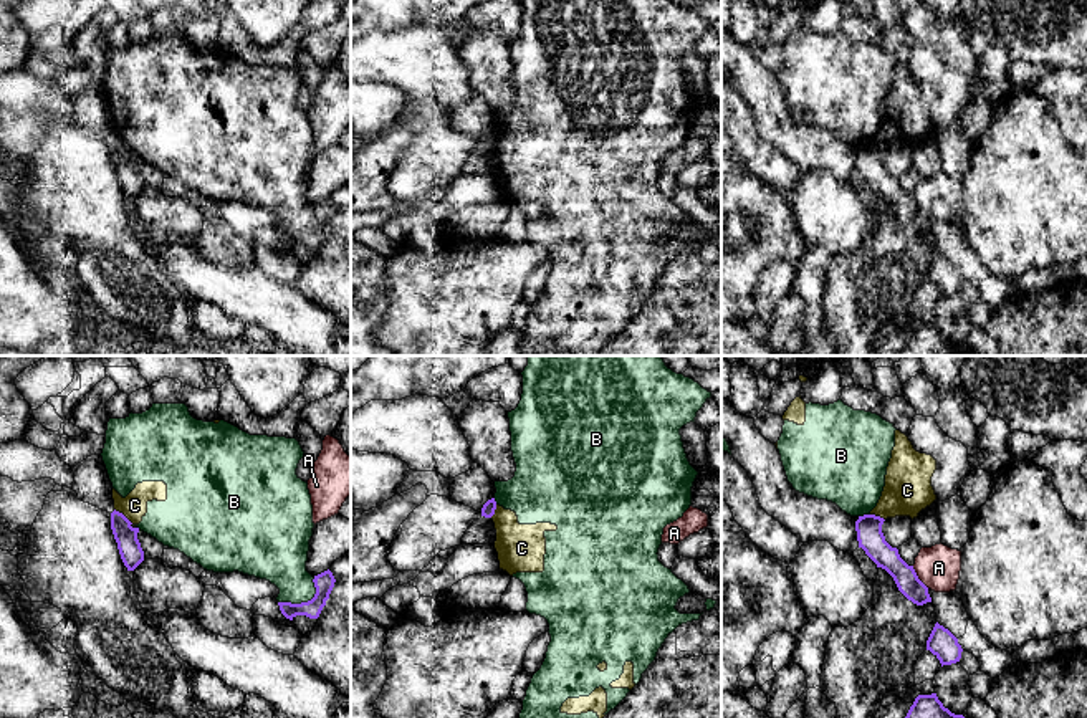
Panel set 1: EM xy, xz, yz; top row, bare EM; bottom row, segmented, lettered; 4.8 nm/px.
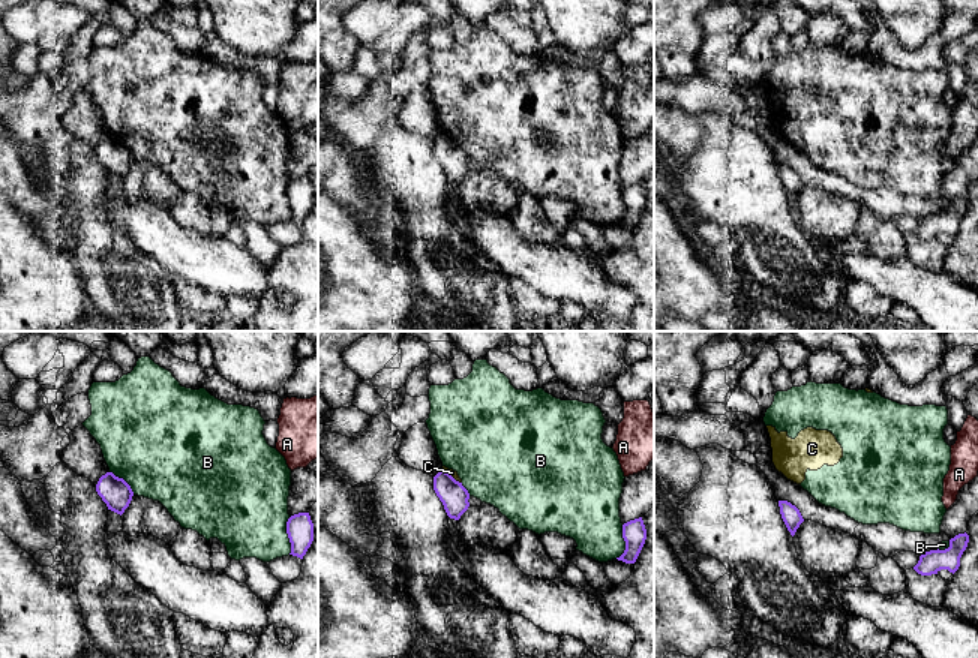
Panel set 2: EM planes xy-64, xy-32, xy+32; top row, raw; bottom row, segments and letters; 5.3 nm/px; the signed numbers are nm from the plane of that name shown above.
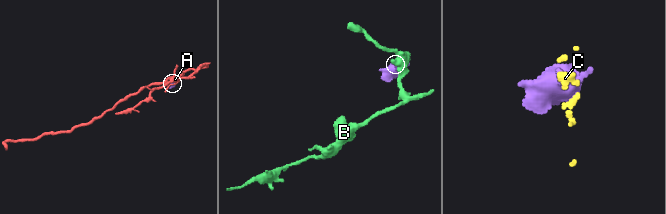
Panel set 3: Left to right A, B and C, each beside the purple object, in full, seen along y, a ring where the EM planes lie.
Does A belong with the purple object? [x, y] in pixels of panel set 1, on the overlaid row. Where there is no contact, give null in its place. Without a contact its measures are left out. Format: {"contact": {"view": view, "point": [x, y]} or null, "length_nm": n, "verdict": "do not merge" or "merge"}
{"contact": {"view": "yz", "point": [917, 578]}, "length_nm": 140, "verdict": "do not merge"}

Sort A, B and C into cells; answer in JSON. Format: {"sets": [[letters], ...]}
{"sets": [["A"], ["B", "C"]]}

